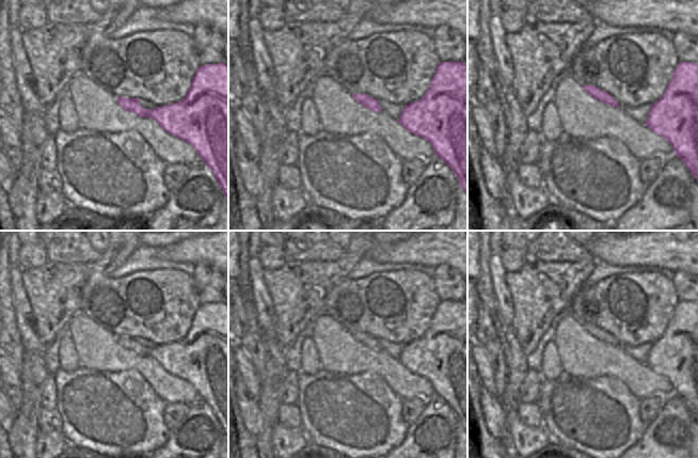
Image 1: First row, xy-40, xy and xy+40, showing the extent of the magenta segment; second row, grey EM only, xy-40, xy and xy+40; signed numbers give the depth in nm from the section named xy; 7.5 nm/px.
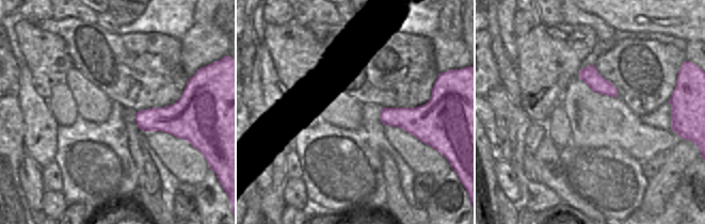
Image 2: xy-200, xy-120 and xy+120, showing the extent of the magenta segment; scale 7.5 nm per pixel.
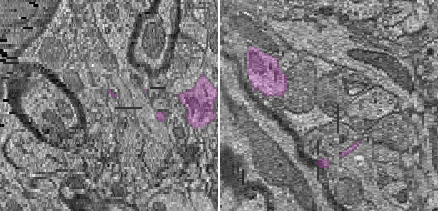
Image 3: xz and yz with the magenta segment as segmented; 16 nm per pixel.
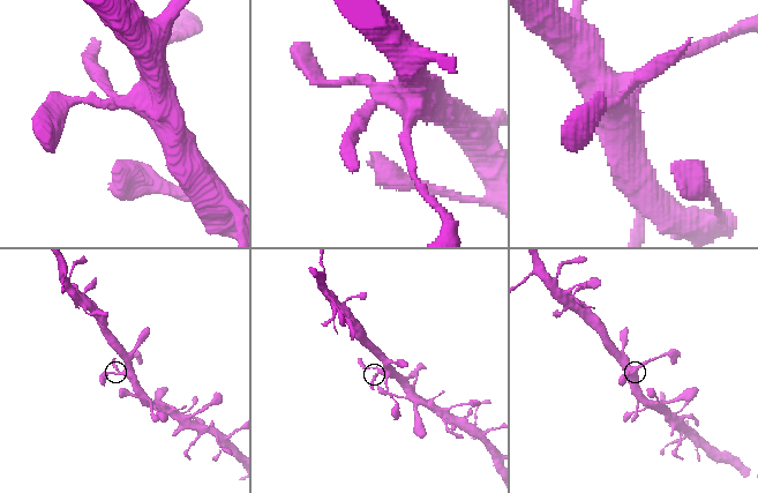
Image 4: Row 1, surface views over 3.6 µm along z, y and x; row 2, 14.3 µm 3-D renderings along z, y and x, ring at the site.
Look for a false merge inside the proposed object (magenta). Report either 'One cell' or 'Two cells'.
One cell.

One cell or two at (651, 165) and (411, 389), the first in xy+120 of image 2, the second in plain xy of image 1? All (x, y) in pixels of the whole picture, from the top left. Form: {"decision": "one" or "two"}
{"decision": "two"}

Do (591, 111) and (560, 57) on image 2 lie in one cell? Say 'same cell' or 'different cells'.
different cells

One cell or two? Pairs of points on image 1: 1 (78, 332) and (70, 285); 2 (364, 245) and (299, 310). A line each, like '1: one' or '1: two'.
1: two
2: one

